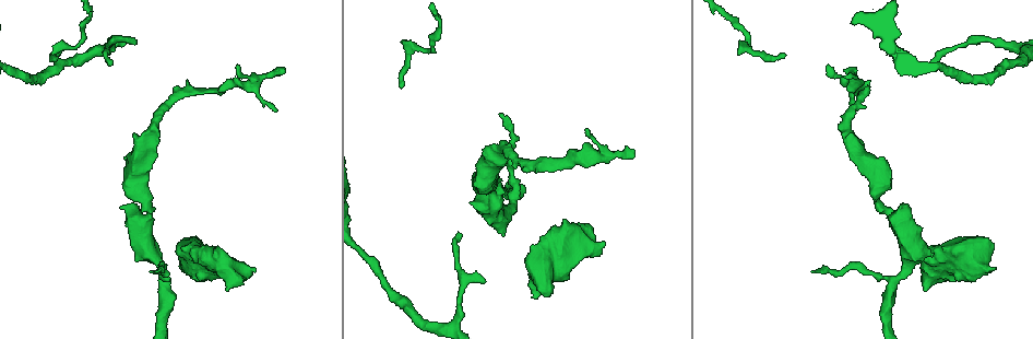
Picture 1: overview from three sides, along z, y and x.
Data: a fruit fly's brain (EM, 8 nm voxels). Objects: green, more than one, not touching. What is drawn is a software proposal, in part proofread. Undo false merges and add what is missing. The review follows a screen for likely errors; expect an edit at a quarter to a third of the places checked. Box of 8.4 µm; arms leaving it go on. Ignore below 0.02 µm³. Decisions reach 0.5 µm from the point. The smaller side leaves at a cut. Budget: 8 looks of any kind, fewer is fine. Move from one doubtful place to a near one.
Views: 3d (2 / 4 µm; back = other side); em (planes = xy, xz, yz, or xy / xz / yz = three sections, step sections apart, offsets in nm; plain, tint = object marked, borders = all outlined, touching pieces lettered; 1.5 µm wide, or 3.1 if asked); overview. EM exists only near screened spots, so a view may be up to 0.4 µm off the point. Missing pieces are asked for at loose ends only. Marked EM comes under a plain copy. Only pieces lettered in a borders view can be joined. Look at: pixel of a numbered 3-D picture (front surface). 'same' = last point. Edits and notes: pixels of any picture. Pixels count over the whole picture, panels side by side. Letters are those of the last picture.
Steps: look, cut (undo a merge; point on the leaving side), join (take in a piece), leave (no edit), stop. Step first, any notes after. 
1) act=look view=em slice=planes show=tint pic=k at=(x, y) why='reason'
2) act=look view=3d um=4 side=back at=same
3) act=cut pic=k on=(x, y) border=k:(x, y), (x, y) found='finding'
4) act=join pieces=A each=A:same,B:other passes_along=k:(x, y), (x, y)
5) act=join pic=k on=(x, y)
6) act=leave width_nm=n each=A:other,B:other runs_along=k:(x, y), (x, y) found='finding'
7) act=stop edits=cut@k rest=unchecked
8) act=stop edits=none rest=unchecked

act=look view=3d um=4 pic=1 at=(811, 270) why='free end'

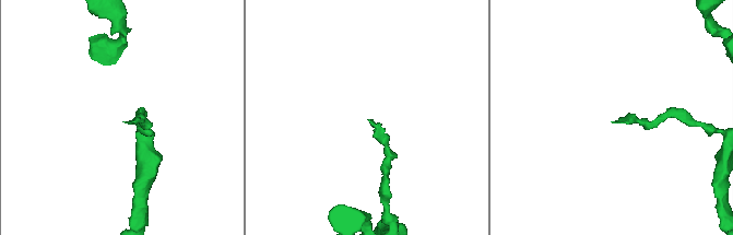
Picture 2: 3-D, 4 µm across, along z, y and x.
act=look view=em slice=yz step=4 show=tint pic=2 at=(613, 123) why='shape alone is not enough'

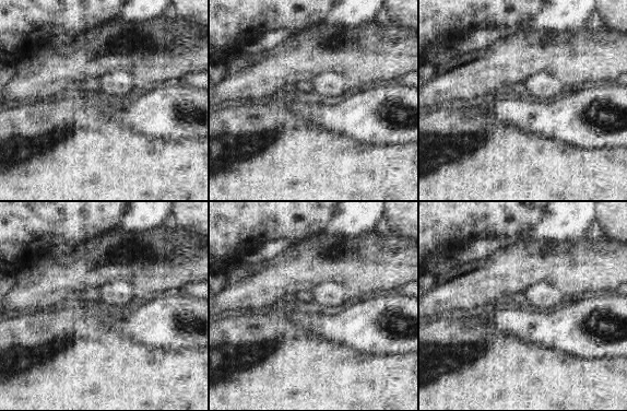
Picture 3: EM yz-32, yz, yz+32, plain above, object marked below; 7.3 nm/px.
act=look view=em slice=xy step=4 show=borders at=same why='cut it another way'

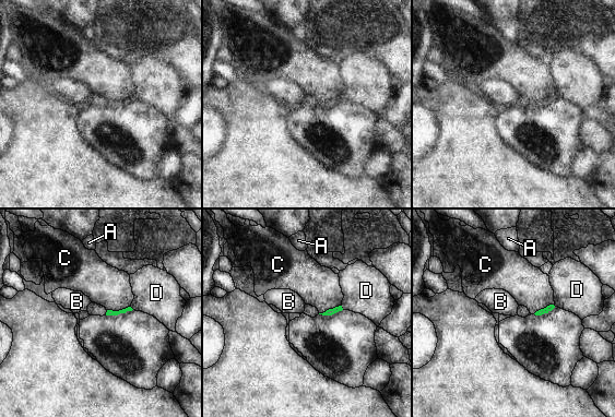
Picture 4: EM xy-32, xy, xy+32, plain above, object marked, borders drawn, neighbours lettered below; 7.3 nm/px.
act=leave each=A:other,B:other,C:other,D:other border=4:(130, 306), (118, 310), (107, 310) found='none of them fits'

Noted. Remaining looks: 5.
act=look view=3d um=2 pic=1 at=(531, 298)

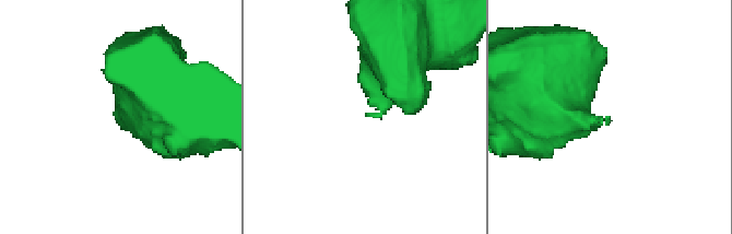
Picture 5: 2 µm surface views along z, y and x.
act=look view=em slice=yz step=4 show=borders pic=5 at=(367, 116)

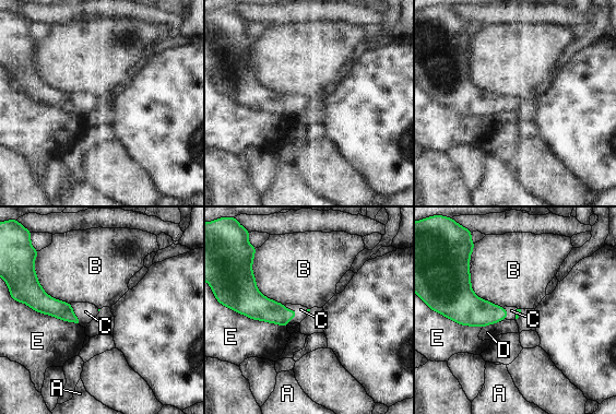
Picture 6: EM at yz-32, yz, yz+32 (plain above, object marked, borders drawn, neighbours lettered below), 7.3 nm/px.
act=join pic=6 on=(300, 309) each=A:other,B:other,C:same,D:other,E:other passes_along=6:(262, 308), (296, 311), (300, 309) found='the neuron continues'

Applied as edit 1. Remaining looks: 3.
act=look view=em slice=planes show=borders pic=1 at=(228, 291) why='stops while still wide'

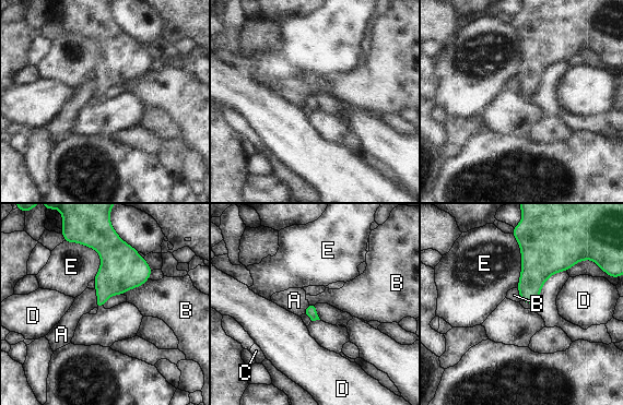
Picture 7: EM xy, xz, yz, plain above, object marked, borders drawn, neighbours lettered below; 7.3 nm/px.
act=leave each=A:other,B:other,C:other,D:other,E:other border=7:(94, 288), (96, 293), (96, 307) found='none of them fits'

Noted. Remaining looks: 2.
act=stop edits=join@6 rest=unchecked

